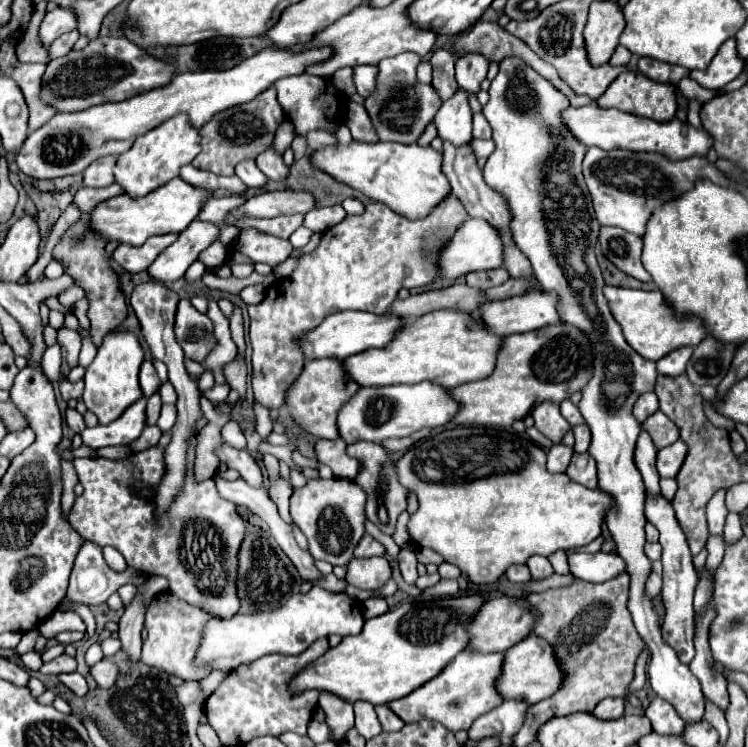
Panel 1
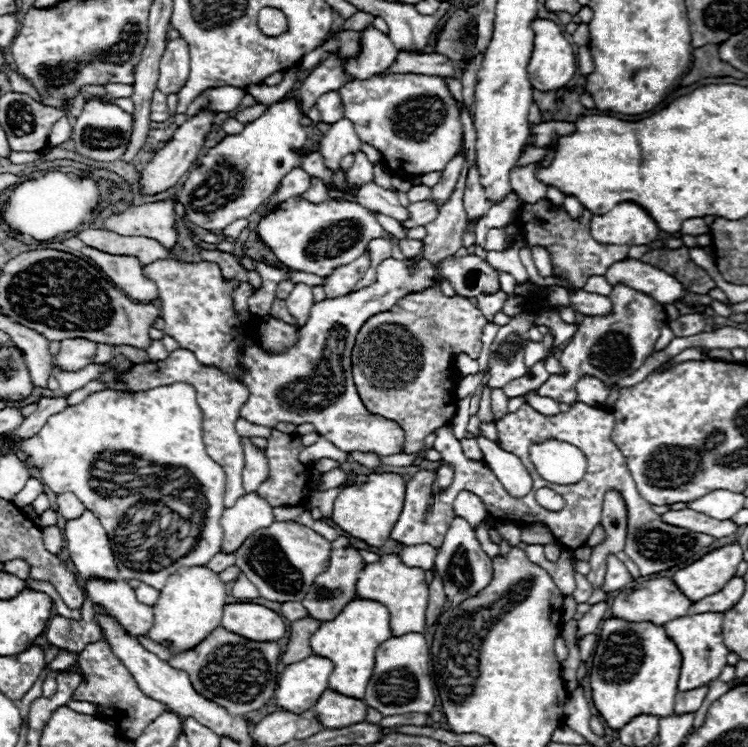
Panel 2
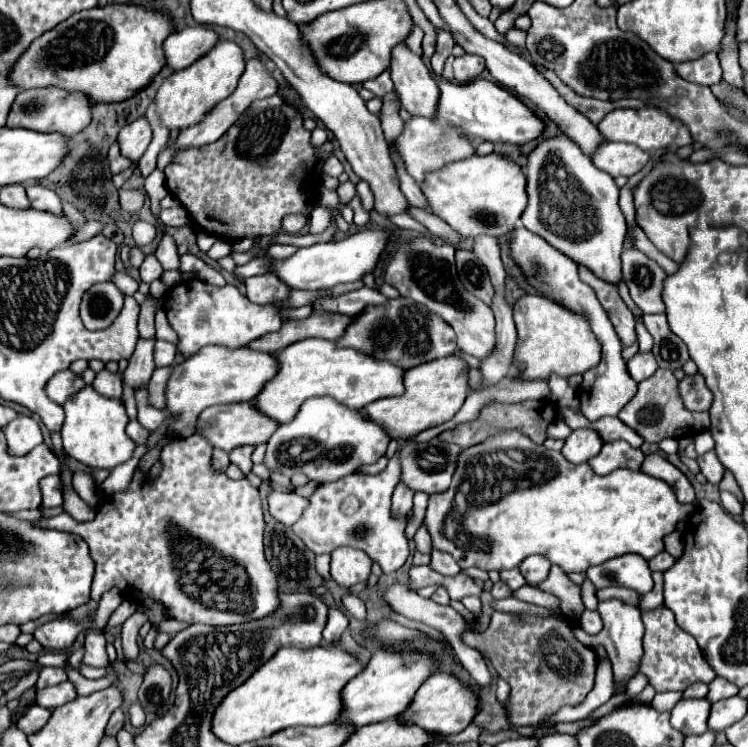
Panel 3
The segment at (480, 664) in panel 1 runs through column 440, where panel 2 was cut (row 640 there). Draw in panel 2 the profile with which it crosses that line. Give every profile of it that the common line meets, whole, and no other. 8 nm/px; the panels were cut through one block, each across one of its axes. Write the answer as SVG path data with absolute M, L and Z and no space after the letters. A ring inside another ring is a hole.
M708 612L708 614L696 614L696 616L682 616L664 626L668 638L674 640L674 644L682 654L682 668L680 668L680 680L678 680L680 692L694 690L698 686L712 682L726 666L726 656L730 654L730 650L724 646L722 620L724 616L720 612Z

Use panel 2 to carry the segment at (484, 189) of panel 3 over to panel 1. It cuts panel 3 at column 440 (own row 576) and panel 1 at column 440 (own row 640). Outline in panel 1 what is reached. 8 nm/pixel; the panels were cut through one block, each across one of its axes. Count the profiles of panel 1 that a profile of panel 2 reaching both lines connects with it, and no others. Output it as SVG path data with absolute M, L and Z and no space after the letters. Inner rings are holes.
M356 142L320 146L308 154L312 166L330 174L336 182L346 184L364 196L390 206L394 212L406 218L424 218L440 204L452 190L448 178L442 172L442 154L432 146L422 148L418 144L396 142Z

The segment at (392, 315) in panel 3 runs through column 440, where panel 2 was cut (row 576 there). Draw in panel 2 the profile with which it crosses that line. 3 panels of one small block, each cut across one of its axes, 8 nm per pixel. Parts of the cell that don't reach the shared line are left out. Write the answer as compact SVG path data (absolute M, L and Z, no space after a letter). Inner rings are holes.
M340 536L338 540L332 542L332 552L330 552L330 566L326 572L322 572L316 580L314 580L314 586L310 586L306 598L302 600L302 604L306 606L308 614L320 622L330 622L334 620L342 608L354 600L354 590L356 590L356 580L358 580L358 574L362 572L366 564L362 562L360 558L360 552L354 550L348 542L348 538Z

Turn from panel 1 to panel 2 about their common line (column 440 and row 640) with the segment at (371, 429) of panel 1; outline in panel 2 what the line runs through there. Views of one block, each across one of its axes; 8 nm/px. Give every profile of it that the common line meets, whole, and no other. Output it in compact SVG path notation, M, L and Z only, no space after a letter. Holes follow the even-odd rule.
M404 634L392 636L376 652L376 666L374 674L368 682L364 702L378 710L382 716L396 716L408 712L422 712L430 714L436 704L436 687L430 673L432 657L430 647L426 644L424 634Z

